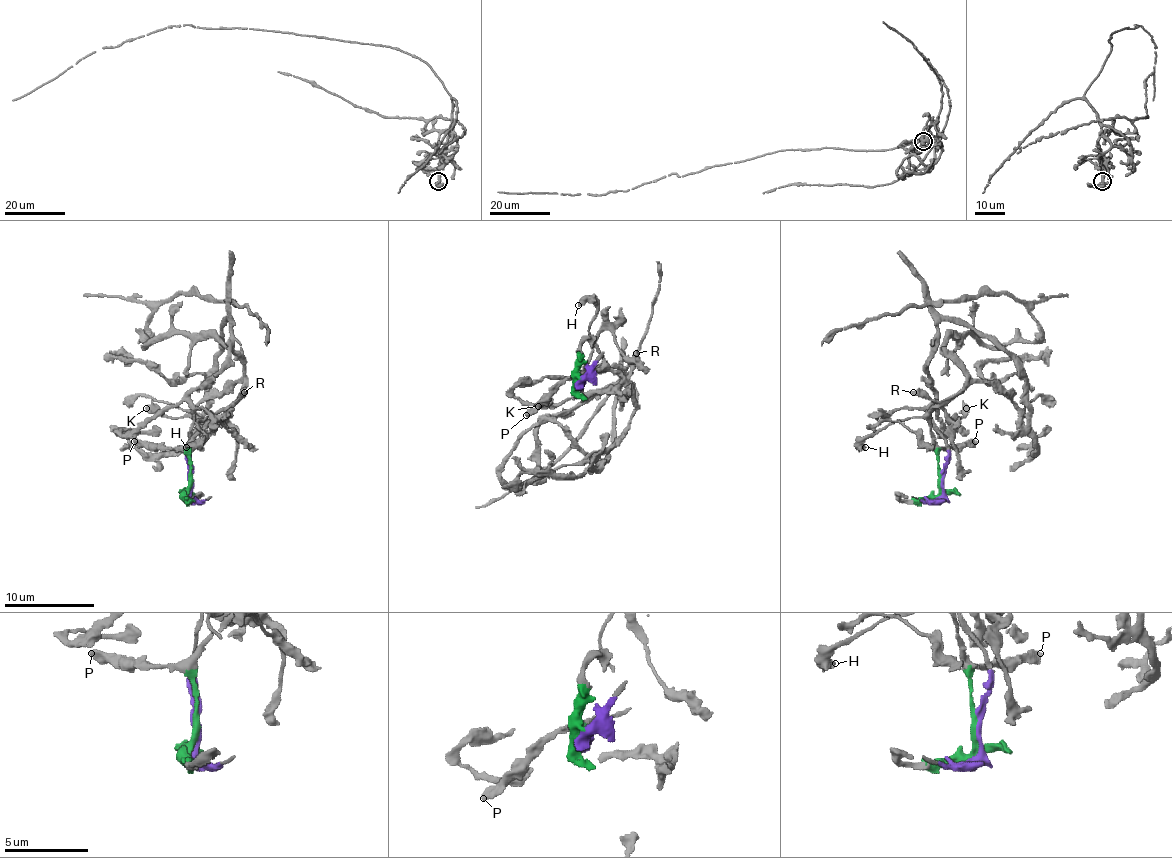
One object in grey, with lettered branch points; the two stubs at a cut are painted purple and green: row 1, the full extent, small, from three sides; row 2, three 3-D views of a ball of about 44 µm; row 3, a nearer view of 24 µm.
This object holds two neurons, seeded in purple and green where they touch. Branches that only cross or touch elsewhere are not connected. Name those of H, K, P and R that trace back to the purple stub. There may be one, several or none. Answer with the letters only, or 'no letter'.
no letter

